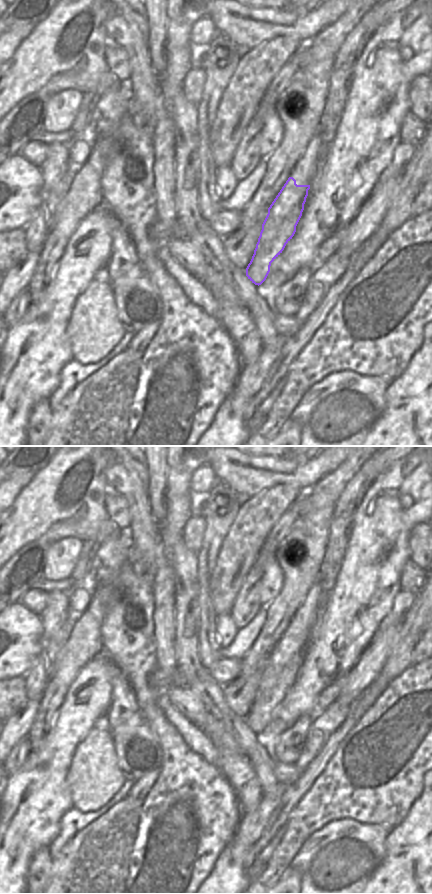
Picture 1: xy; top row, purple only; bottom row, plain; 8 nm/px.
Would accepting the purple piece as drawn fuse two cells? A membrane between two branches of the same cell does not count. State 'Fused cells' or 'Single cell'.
Fused cells

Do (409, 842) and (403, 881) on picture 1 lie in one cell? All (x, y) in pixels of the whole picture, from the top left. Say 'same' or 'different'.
same

